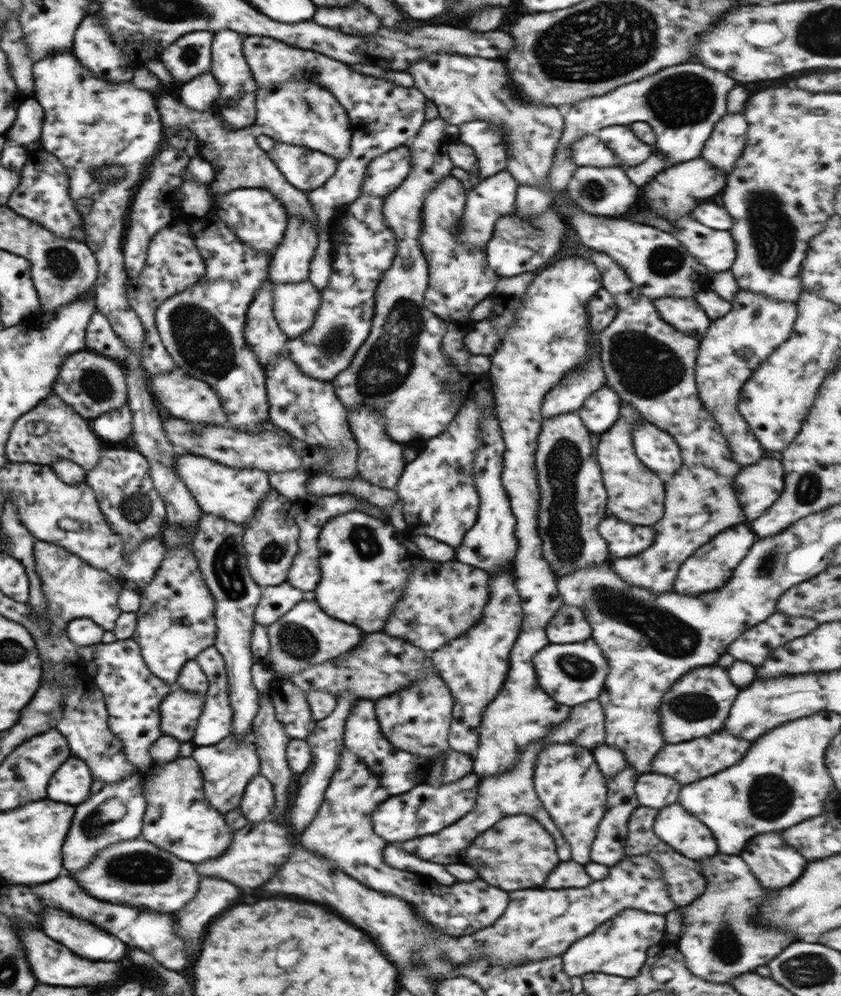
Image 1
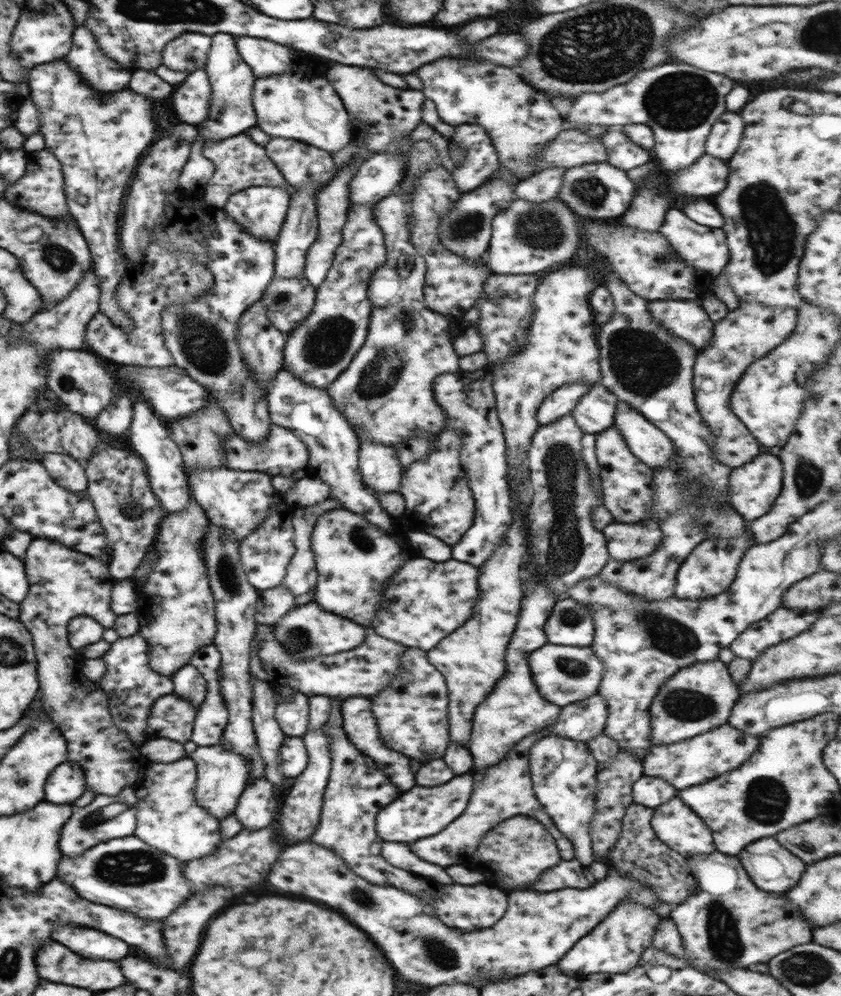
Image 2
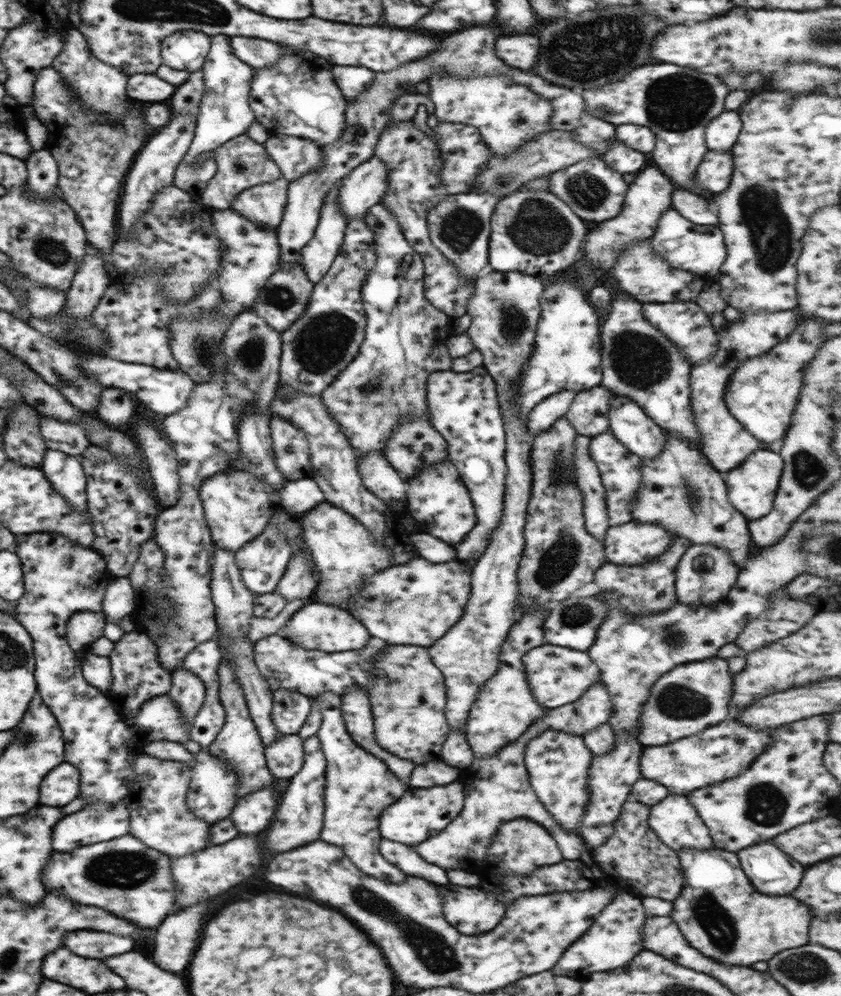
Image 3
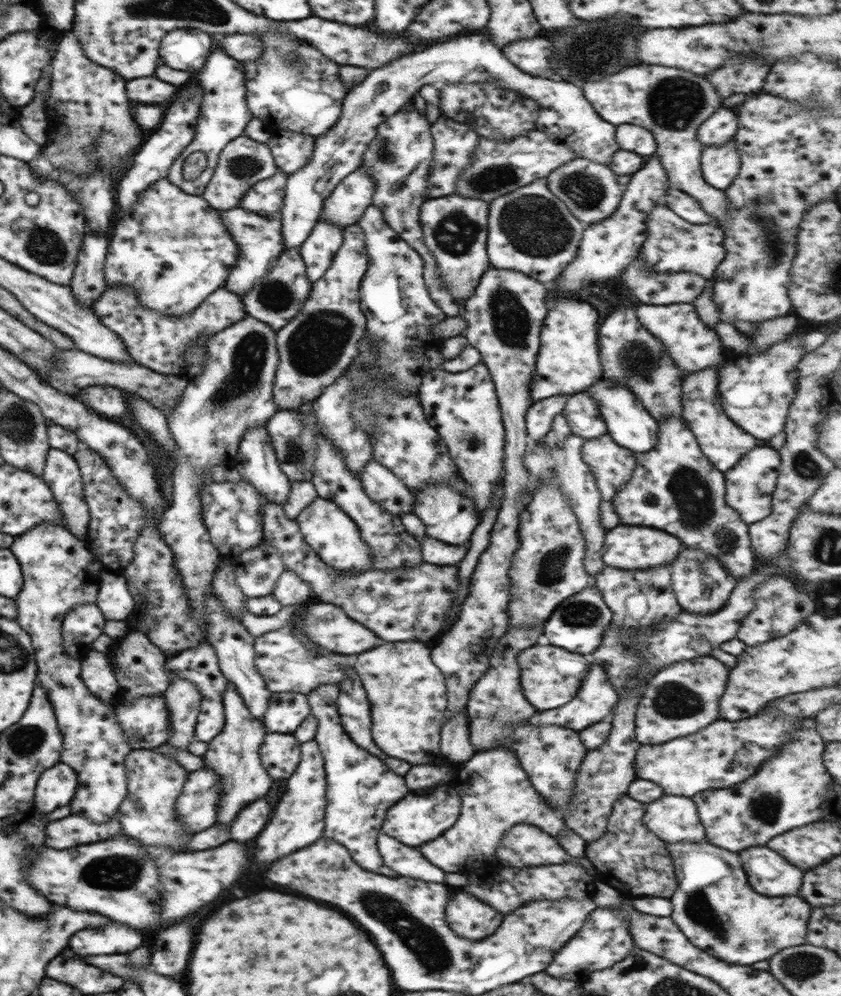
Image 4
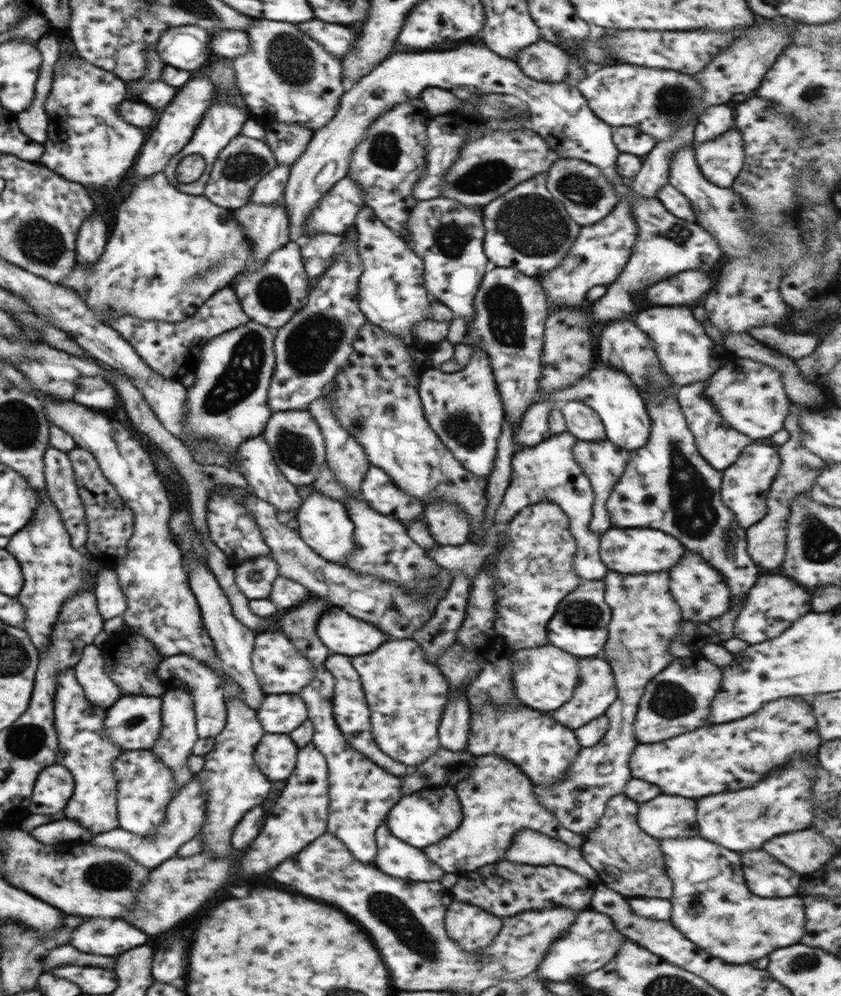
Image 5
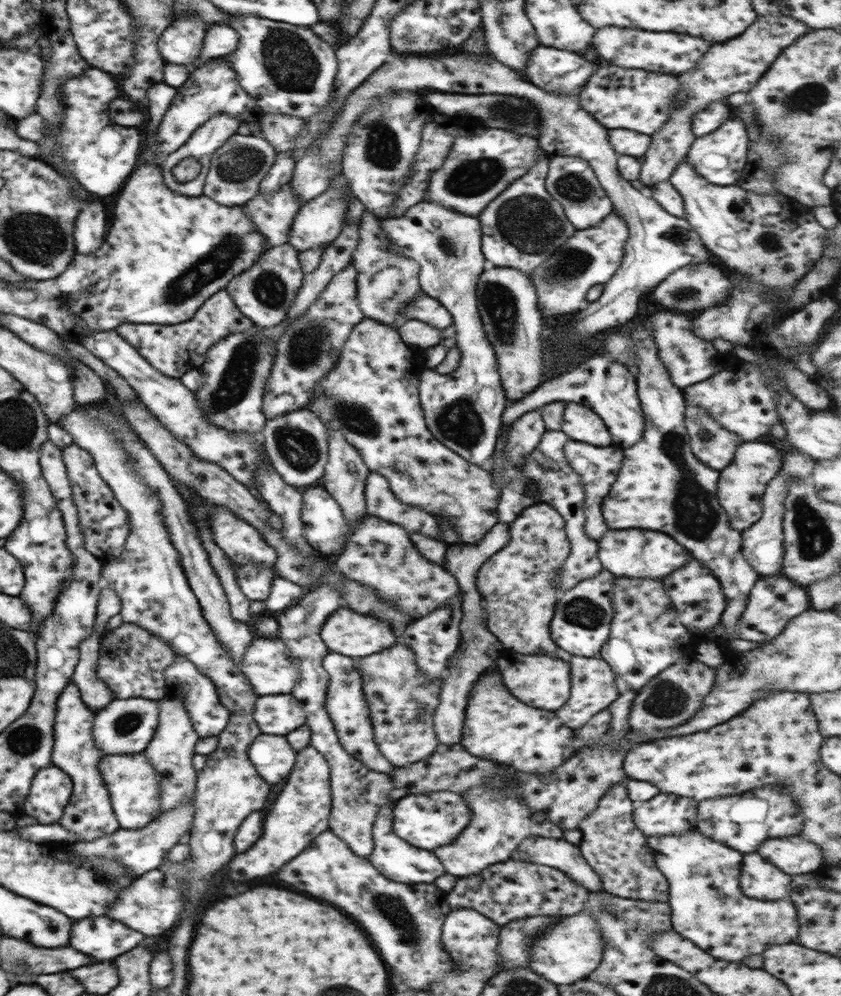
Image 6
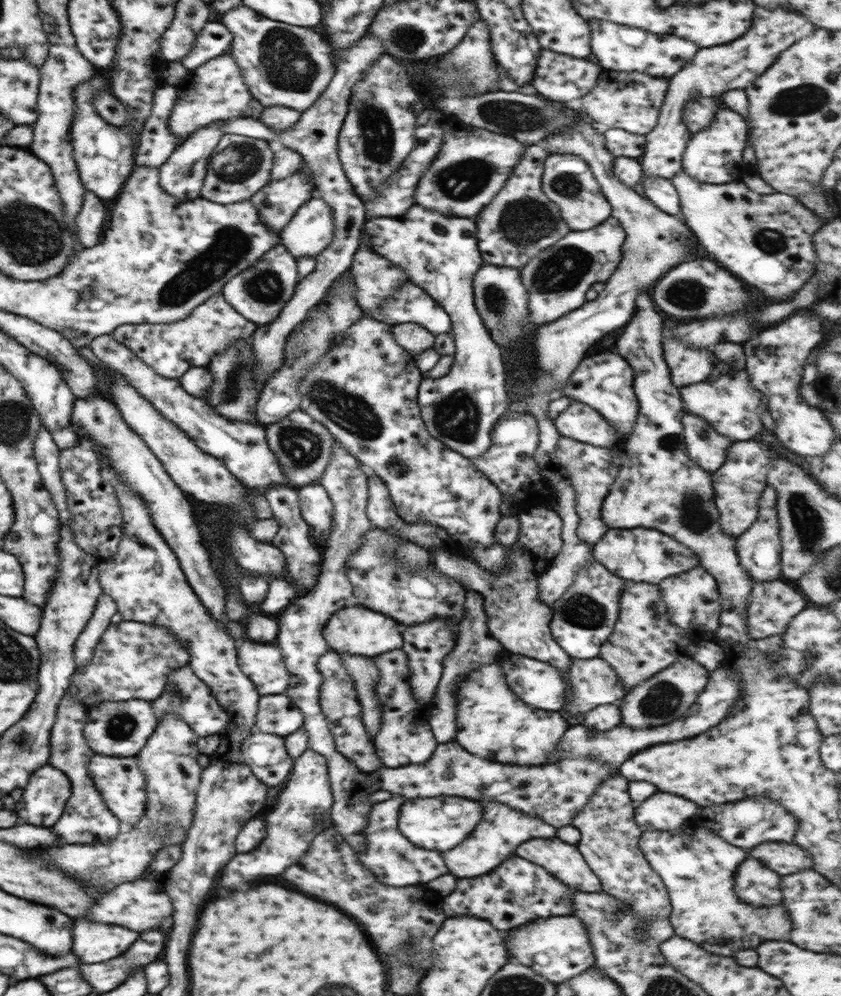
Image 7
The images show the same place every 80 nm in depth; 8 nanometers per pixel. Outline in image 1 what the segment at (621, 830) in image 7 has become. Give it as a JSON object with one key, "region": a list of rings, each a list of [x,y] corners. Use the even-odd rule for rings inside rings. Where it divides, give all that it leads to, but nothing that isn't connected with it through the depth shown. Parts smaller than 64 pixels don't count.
{"region":[[[638,806],[628,817],[628,836],[625,840],[623,860],[630,856],[649,856],[661,868],[664,883],[668,886],[670,898],[676,903],[677,908],[690,905],[698,896],[706,892],[706,880],[702,877],[699,861],[680,854],[675,848],[664,842],[653,829],[653,824],[658,814],[658,809]]]}

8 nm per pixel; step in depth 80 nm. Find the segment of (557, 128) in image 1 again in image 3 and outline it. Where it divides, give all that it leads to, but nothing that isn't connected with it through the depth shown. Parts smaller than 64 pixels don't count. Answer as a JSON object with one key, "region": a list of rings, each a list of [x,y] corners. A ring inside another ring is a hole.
{"region":[[[444,72],[427,78],[431,111],[439,121],[462,123],[479,129],[484,142],[499,157],[507,157],[516,147],[536,135],[553,130],[549,125],[553,108],[526,86],[508,82],[508,76],[450,78]]]}

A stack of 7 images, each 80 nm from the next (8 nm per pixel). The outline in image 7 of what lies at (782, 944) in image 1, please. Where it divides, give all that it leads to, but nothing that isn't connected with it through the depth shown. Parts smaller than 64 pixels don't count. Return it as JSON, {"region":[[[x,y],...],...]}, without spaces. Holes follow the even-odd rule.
{"region":[[[702,826],[645,829],[639,847],[666,886],[672,906],[669,920],[677,936],[702,946],[712,954],[734,956],[734,952],[742,948],[756,948],[760,942],[780,940],[792,930],[784,906],[752,907],[738,901],[734,893],[734,877],[748,852],[726,842],[713,830]]]}

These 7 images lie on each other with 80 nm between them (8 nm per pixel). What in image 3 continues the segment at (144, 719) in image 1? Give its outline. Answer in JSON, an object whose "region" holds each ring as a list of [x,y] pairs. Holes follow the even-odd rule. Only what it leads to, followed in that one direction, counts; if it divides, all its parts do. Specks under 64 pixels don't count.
{"region":[[[132,631],[124,633],[122,638],[114,643],[114,648],[107,656],[111,662],[112,684],[107,695],[116,712],[122,720],[128,720],[137,715],[137,710],[154,697],[166,695],[171,687],[171,672],[159,661],[157,644],[146,632]]]}

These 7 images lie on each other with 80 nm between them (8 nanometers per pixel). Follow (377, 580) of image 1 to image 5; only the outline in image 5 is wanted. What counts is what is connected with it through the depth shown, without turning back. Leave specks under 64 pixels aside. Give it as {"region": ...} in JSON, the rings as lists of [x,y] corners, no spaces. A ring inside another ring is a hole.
{"region":[[[314,490],[303,500],[297,512],[295,525],[302,541],[330,562],[343,565],[355,549],[354,523],[345,504],[320,491]]]}

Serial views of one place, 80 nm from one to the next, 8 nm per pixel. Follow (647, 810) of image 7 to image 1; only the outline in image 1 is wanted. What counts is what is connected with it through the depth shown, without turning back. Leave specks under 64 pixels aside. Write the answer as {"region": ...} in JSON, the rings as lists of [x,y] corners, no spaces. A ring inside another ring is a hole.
{"region":[[[678,801],[658,809],[654,832],[680,854],[700,860],[719,852],[713,832]]]}

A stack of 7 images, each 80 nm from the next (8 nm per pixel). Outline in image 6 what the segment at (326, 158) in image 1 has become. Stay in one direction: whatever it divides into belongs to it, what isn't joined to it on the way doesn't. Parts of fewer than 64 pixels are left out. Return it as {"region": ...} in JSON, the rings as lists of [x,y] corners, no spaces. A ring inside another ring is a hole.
{"region":[[[262,114],[258,121],[261,126],[261,133],[263,138],[266,139],[272,146],[276,146],[278,153],[294,152],[293,140],[303,131],[305,120],[303,118],[292,116],[289,114]]]}

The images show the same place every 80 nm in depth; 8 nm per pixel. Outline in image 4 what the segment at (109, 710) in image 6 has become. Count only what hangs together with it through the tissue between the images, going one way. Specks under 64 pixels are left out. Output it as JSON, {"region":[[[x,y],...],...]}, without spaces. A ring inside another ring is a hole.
{"region":[[[162,695],[138,697],[136,701],[114,707],[116,720],[130,748],[154,749],[167,742],[172,728]]]}

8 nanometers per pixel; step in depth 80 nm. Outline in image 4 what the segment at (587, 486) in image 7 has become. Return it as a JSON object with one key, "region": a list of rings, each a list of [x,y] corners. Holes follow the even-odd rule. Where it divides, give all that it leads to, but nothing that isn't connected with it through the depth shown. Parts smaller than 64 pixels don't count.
{"region":[[[606,434],[599,438],[586,439],[586,442],[581,446],[582,461],[590,467],[592,475],[596,479],[598,490],[601,494],[600,501],[600,522],[601,525],[608,529],[615,528],[621,524],[619,514],[616,514],[615,507],[613,506],[616,493],[624,486],[627,485],[628,480],[636,468],[636,456],[632,450],[628,450],[619,444],[616,444],[612,438]]]}

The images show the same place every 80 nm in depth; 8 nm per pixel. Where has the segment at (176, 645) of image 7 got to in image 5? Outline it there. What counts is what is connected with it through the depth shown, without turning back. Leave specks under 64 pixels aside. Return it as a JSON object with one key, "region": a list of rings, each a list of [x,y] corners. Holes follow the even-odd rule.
{"region":[[[125,626],[110,637],[101,647],[104,659],[104,673],[119,686],[122,696],[144,695],[161,697],[166,685],[157,676],[157,667],[165,656],[144,635],[134,628]]]}

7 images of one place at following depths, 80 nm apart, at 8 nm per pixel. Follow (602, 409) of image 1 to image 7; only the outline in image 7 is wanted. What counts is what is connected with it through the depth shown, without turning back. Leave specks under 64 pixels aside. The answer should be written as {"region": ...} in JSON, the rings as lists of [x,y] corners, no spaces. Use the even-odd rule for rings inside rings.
{"region":[[[573,401],[553,424],[560,435],[592,446],[612,449],[624,441],[602,414],[579,401]]]}

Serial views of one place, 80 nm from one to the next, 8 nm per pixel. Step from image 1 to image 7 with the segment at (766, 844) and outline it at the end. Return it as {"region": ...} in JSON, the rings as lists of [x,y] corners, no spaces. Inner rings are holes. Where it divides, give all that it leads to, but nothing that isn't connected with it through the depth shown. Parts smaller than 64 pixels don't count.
{"region":[[[747,856],[746,860],[736,869],[734,877],[734,893],[738,897],[738,901],[752,905],[752,907],[772,907],[780,904],[780,876],[768,868],[764,868],[762,863],[753,856]]]}

